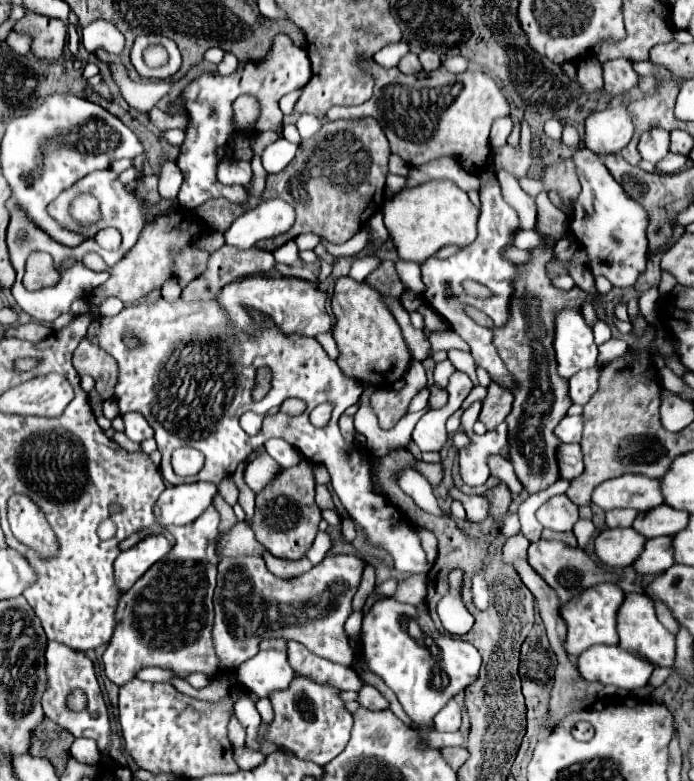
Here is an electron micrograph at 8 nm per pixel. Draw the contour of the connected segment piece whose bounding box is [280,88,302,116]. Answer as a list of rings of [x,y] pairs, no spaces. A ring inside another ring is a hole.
[[[298,88],[298,90],[294,90],[294,92],[286,94],[286,96],[282,96],[282,100],[280,100],[280,110],[282,110],[286,116],[290,116],[290,114],[294,112],[294,104],[298,102],[300,92],[302,92],[302,88]]]

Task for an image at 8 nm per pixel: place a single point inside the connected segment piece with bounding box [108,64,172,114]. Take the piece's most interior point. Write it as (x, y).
(142, 97)

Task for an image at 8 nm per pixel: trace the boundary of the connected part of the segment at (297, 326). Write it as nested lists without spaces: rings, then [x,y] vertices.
[[[248,276],[246,280],[232,282],[230,286],[224,286],[216,300],[222,308],[228,310],[232,326],[236,330],[250,332],[252,320],[246,312],[246,308],[256,308],[268,316],[274,318],[274,322],[280,326],[284,334],[304,334],[304,336],[316,336],[320,332],[332,330],[332,318],[326,312],[326,298],[328,294],[318,290],[306,280],[300,278],[264,278],[264,276]]]

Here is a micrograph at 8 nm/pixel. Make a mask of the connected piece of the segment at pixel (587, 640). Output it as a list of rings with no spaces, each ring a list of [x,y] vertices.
[[[604,582],[602,586],[592,586],[586,590],[586,594],[580,594],[574,598],[574,602],[566,602],[566,606],[560,604],[560,616],[566,622],[566,640],[564,650],[568,656],[580,656],[586,648],[594,644],[618,644],[618,632],[616,632],[616,610],[624,600],[624,592],[614,586],[612,582]]]

